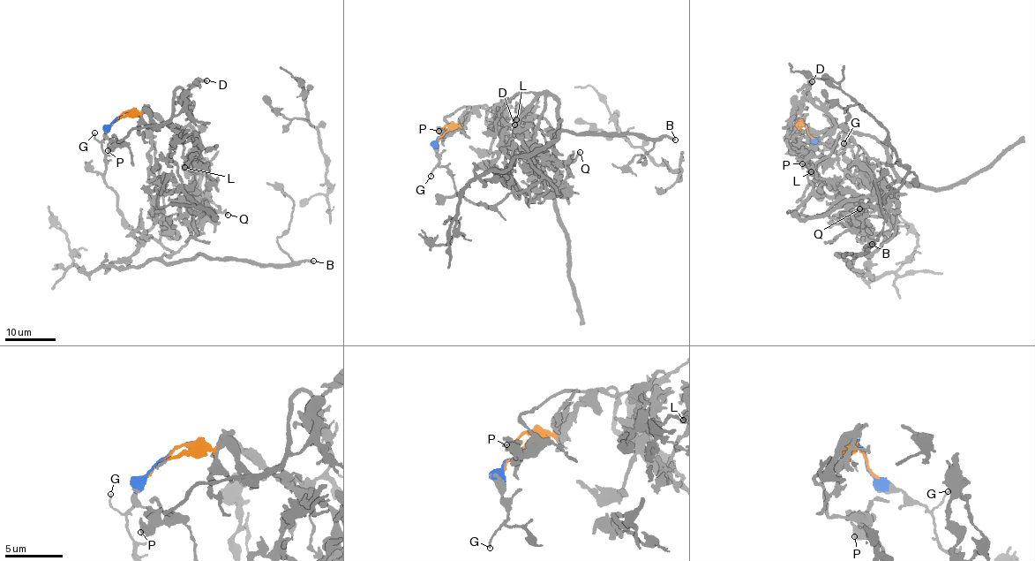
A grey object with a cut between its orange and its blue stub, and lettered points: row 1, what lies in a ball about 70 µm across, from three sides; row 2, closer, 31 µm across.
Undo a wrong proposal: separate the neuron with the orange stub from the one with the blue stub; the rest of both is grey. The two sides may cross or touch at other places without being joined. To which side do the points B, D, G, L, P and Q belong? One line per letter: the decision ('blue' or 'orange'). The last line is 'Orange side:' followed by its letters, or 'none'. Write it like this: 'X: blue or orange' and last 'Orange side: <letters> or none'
B: blue
D: orange
G: blue
L: orange
P: orange
Q: orange
Orange side: D, L, P, Q

